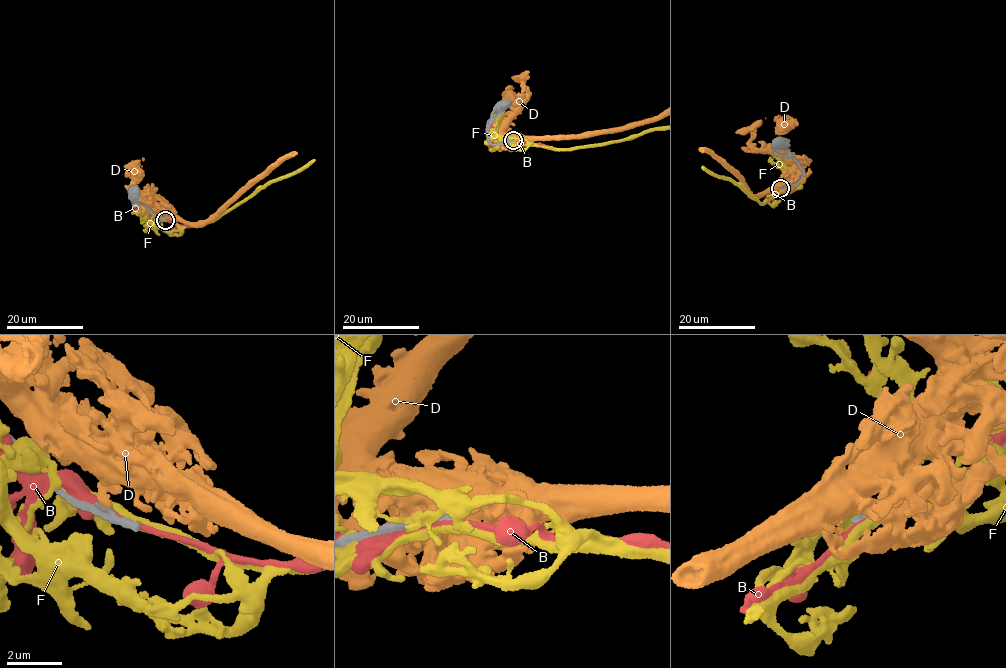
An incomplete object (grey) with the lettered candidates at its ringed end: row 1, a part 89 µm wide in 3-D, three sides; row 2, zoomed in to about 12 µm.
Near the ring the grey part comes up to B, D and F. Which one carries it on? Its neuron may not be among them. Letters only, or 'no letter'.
no letter

